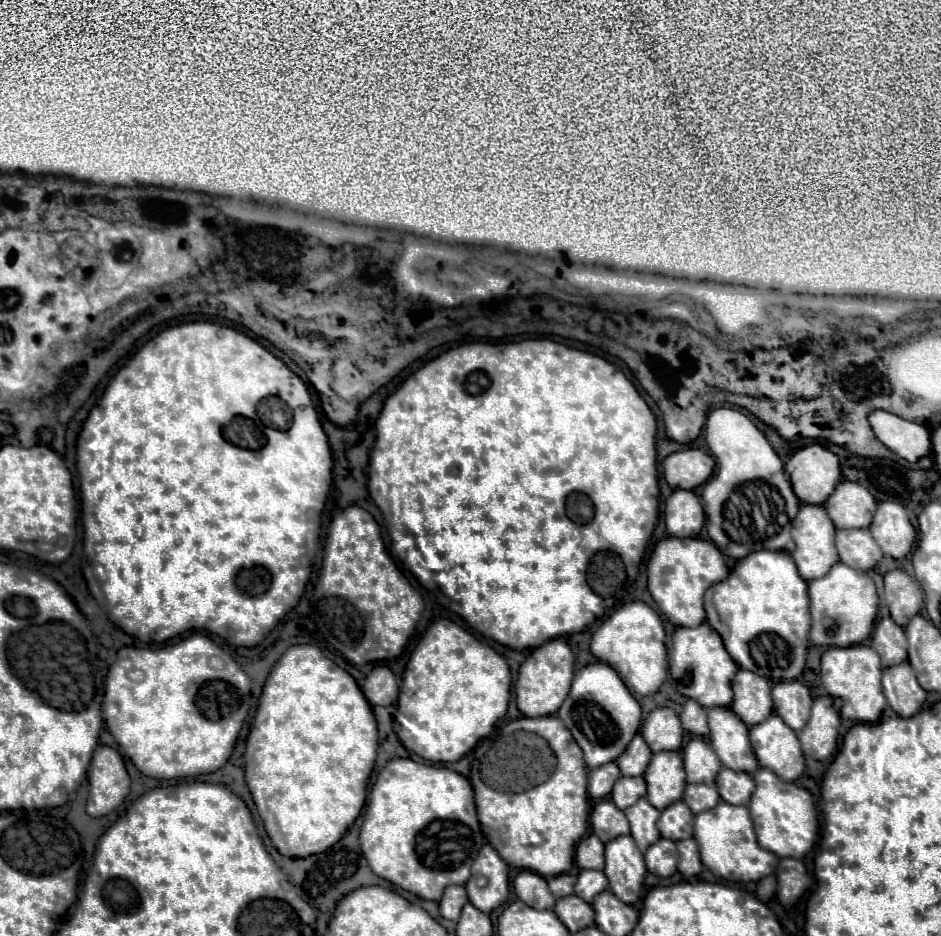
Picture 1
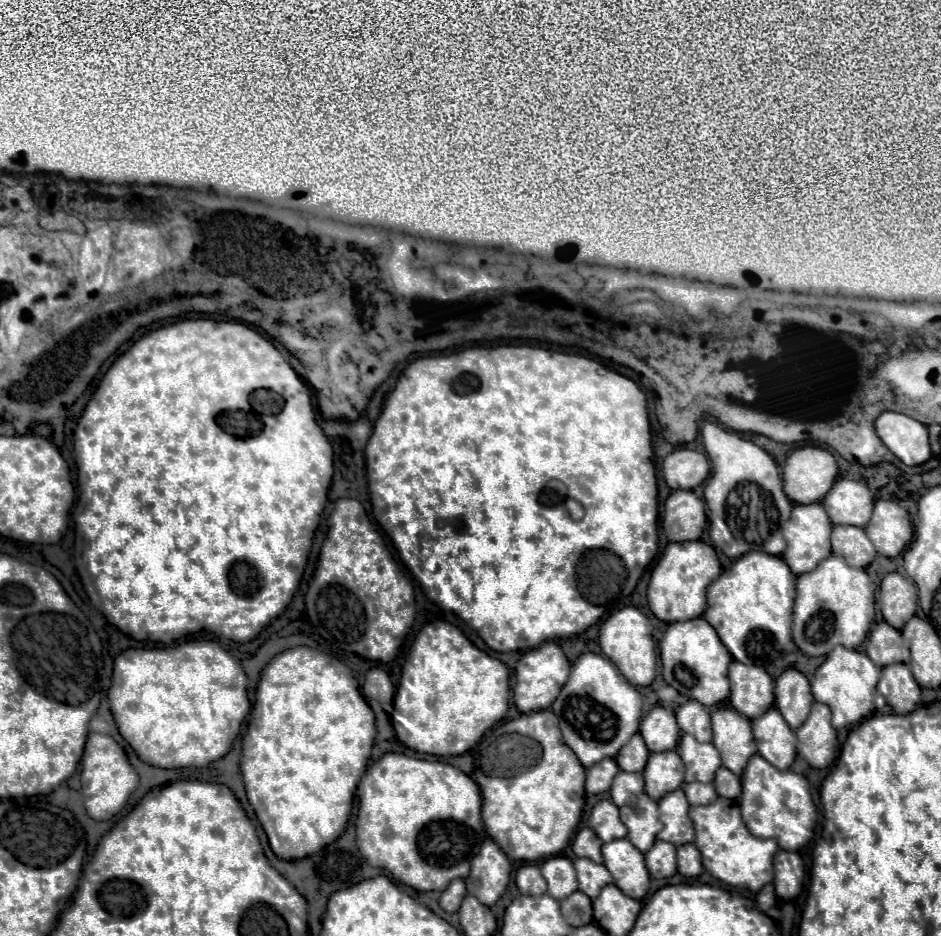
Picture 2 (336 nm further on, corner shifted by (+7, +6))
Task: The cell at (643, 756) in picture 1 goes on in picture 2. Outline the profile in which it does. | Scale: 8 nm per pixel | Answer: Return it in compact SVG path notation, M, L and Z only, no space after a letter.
M636 733L626 745L624 749L620 749L620 753L616 755L616 763L620 765L622 771L642 771L646 761L648 761L648 749L644 745L644 739Z

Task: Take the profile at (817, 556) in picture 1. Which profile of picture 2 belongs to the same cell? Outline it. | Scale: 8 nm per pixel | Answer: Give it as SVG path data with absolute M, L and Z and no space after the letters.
M820 503L794 505L790 519L784 523L784 529L782 529L782 535L788 543L782 557L794 575L802 575L816 569L816 565L830 555L830 529L832 529L832 523Z

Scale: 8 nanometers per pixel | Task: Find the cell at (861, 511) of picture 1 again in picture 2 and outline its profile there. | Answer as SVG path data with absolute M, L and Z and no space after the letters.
M838 479L822 501L834 525L860 525L864 527L872 515L874 497L860 481Z

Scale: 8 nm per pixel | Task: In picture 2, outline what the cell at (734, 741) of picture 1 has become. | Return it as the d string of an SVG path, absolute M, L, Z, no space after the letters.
M730 707L718 709L712 715L712 743L720 751L722 765L736 775L742 775L748 759L756 753L748 717L740 717Z

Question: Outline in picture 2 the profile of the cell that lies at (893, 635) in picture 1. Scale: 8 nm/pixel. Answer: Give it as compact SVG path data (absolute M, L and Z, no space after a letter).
M886 621L872 627L868 645L866 645L866 653L868 653L868 657L872 657L872 661L878 667L910 661L908 653L904 651L904 639L902 639L900 631L890 627Z

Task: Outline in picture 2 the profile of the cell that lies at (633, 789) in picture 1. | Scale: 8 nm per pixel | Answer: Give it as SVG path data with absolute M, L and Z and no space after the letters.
M620 771L614 779L612 789L610 789L610 797L620 807L620 805L630 805L642 791L644 791L642 773Z

